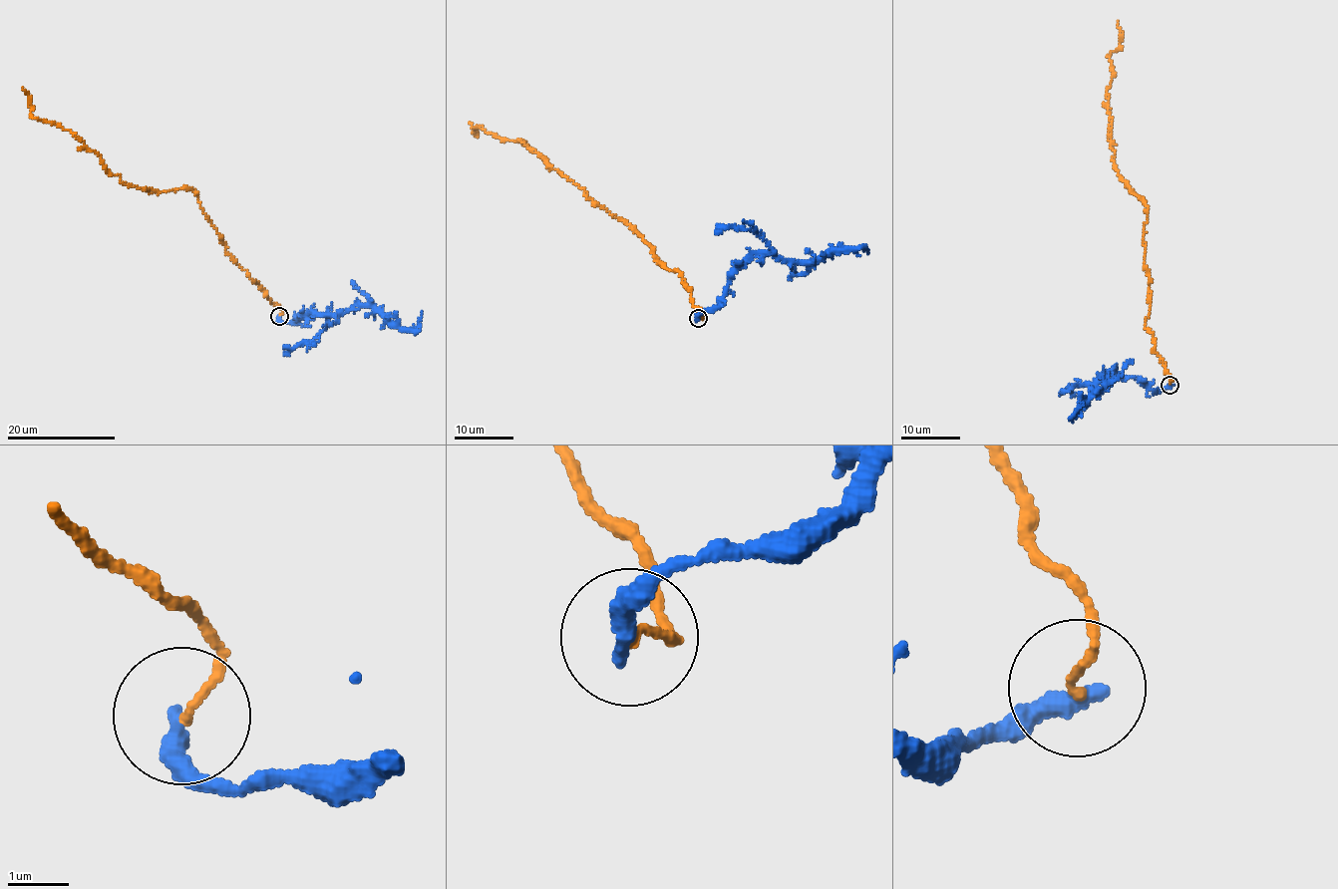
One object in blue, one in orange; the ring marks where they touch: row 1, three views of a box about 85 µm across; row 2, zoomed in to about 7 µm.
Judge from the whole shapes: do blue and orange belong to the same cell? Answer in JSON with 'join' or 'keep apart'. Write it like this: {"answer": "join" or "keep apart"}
{"answer": "keep apart"}

